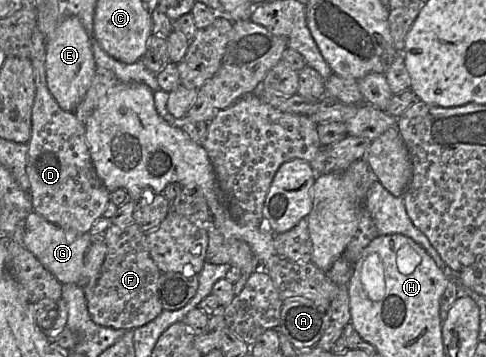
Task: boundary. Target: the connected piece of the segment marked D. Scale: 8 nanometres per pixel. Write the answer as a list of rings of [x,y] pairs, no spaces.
[[[38,27],[32,34],[30,59],[34,70],[35,97],[27,143],[26,173],[33,211],[65,231],[89,233],[110,201],[110,192],[94,170],[85,138],[85,123],[74,112],[64,111],[48,89],[46,40]]]

